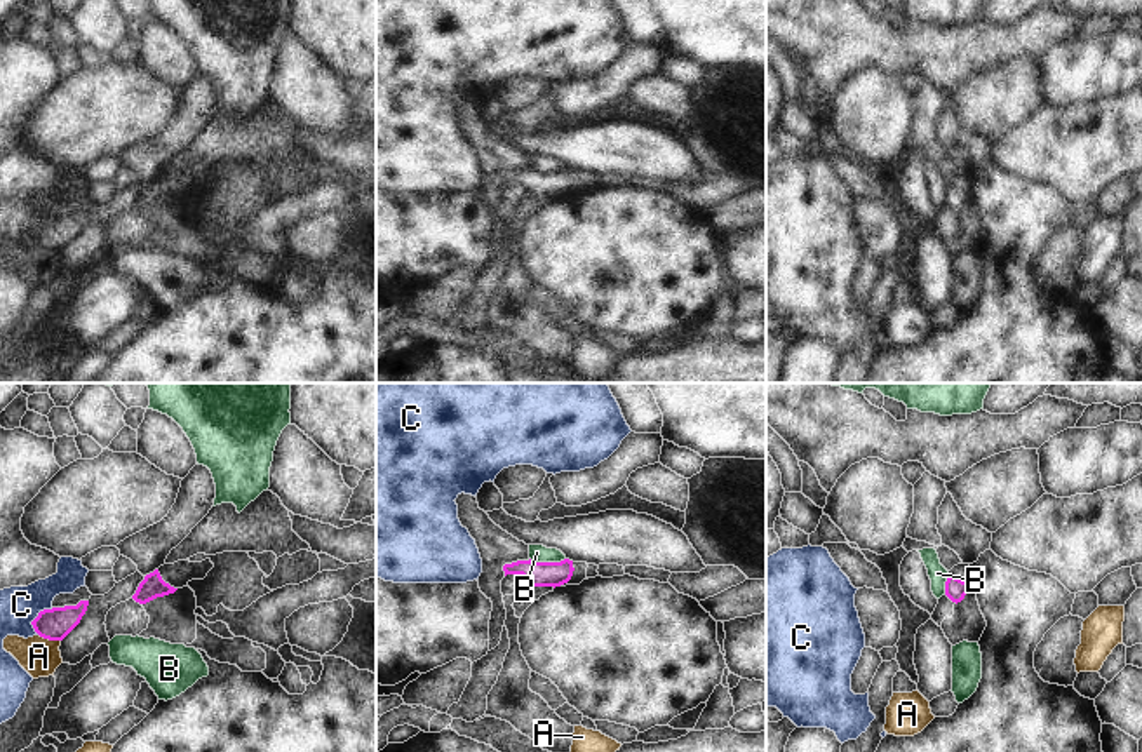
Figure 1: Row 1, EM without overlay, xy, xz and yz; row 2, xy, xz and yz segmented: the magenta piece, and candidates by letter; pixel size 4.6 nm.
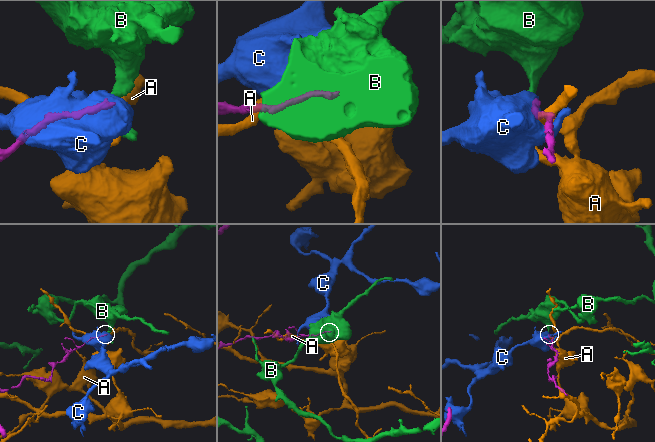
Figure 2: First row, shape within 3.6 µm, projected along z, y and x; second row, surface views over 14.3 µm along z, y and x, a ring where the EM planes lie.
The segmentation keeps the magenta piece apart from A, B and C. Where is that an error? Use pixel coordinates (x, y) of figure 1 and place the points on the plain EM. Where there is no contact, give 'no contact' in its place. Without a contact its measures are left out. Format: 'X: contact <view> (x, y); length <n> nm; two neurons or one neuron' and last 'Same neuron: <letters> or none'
A: contact xy (49, 249); length 110 nm; two neurons
B: contact xz (547, 173); length 170 nm; two neurons
C: contact xy (37, 227); length 150 nm; two neurons
Same neuron: none

